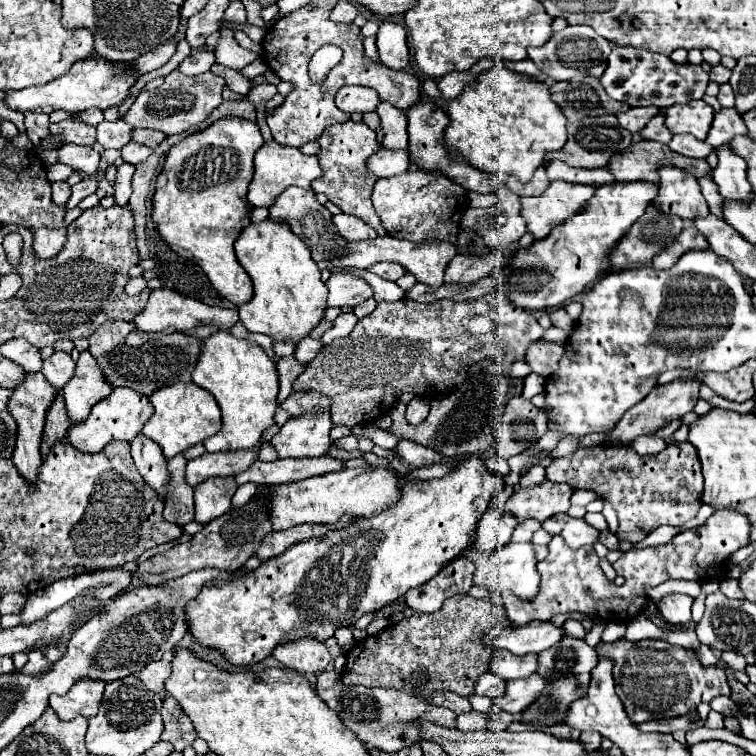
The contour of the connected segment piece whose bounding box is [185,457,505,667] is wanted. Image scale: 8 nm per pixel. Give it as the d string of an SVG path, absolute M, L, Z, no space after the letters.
M479 457L459 461L451 473L441 479L403 481L403 495L395 507L387 507L371 519L353 519L339 531L329 531L327 537L309 539L289 547L283 555L263 561L251 573L239 573L231 583L205 583L195 599L185 607L189 633L207 647L217 649L231 665L249 667L273 653L277 645L293 639L315 637L325 641L341 627L351 627L369 611L379 611L387 603L403 597L405 591L415 589L435 577L445 563L459 557L475 541L475 529L481 515L487 511L491 497L503 489L503 479L489 471Z

